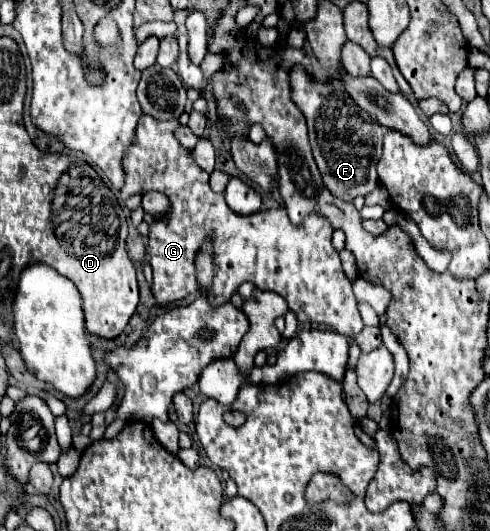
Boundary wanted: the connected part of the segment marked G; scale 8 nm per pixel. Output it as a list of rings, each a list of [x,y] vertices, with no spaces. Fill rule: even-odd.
[[[141,115],[139,125],[135,127],[135,143],[131,143],[131,151],[123,157],[123,171],[125,171],[125,183],[121,187],[121,197],[127,199],[133,193],[147,193],[147,191],[161,191],[169,197],[169,211],[159,217],[151,225],[151,235],[147,241],[147,253],[143,259],[143,273],[145,279],[153,291],[157,305],[167,305],[173,301],[179,301],[193,291],[199,291],[199,281],[195,273],[195,255],[199,253],[203,241],[211,237],[213,241],[213,257],[215,257],[215,291],[219,289],[219,303],[229,303],[233,291],[243,283],[249,281],[261,291],[275,291],[287,301],[289,311],[295,313],[299,323],[315,321],[325,323],[333,327],[337,333],[343,333],[347,337],[355,337],[363,329],[363,321],[357,309],[355,295],[351,291],[351,283],[345,277],[341,269],[339,251],[331,245],[331,233],[333,227],[329,219],[309,215],[303,219],[301,227],[295,227],[287,211],[283,207],[277,209],[261,209],[257,211],[257,217],[245,217],[233,213],[223,195],[217,195],[209,187],[209,173],[205,173],[189,155],[189,149],[179,145],[175,139],[175,129],[179,127],[177,119],[171,121],[157,121],[151,115]]]

